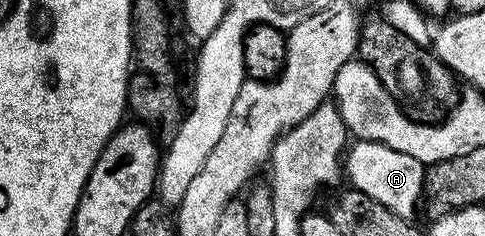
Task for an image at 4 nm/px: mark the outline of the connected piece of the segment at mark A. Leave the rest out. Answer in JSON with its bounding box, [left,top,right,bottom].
[346,140,426,219]

